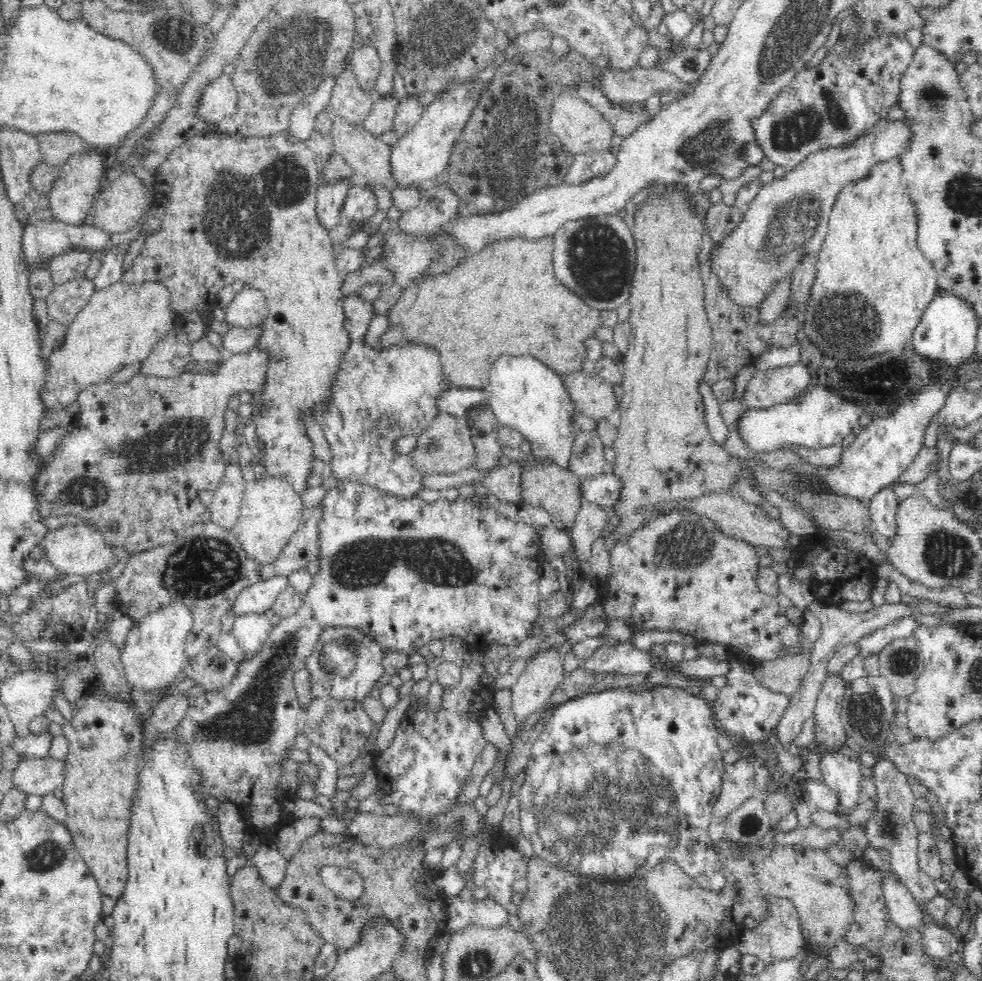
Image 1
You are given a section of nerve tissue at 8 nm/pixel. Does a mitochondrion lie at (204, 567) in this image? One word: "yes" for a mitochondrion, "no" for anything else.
yes

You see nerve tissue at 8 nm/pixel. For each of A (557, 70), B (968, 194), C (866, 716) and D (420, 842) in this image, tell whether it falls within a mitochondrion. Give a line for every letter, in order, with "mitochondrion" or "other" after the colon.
A: other
B: mitochondrion
C: mitochondrion
D: other

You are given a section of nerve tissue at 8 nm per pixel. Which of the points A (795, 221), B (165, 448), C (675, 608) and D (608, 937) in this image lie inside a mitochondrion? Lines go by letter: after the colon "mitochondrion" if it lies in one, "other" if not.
A: mitochondrion
B: mitochondrion
C: other
D: mitochondrion

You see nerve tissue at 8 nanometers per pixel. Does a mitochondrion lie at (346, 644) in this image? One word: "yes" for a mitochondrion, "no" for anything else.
yes

